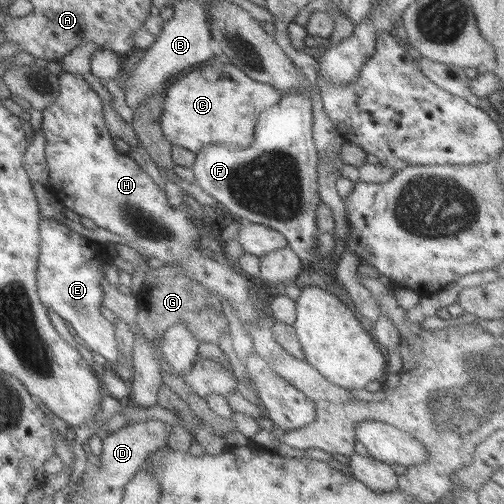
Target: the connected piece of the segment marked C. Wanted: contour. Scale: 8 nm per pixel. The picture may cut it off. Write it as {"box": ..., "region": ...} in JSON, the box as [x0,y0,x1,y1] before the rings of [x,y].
{"box":[160,64,281,153],"region":[[[231,64],[209,65],[187,73],[163,91],[164,103],[160,118],[163,136],[175,146],[196,153],[205,145],[225,145],[229,148],[247,148],[254,141],[258,114],[280,101],[281,94],[272,86],[249,78]]]}

